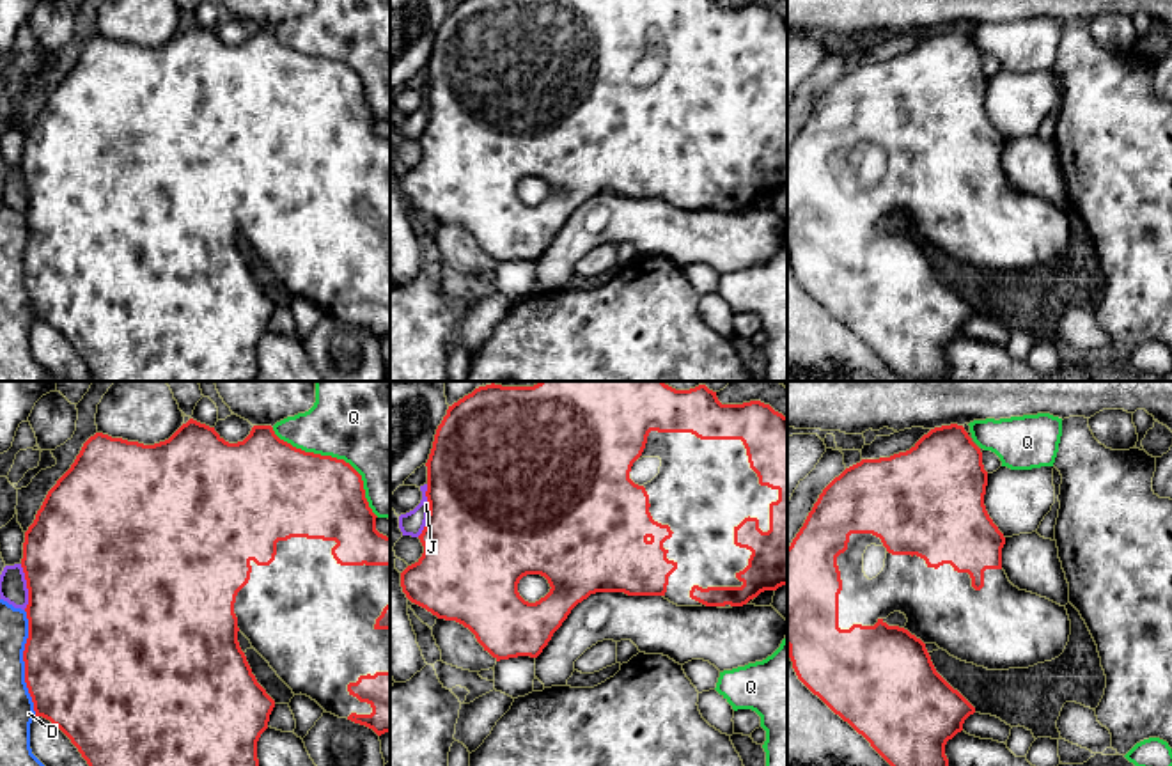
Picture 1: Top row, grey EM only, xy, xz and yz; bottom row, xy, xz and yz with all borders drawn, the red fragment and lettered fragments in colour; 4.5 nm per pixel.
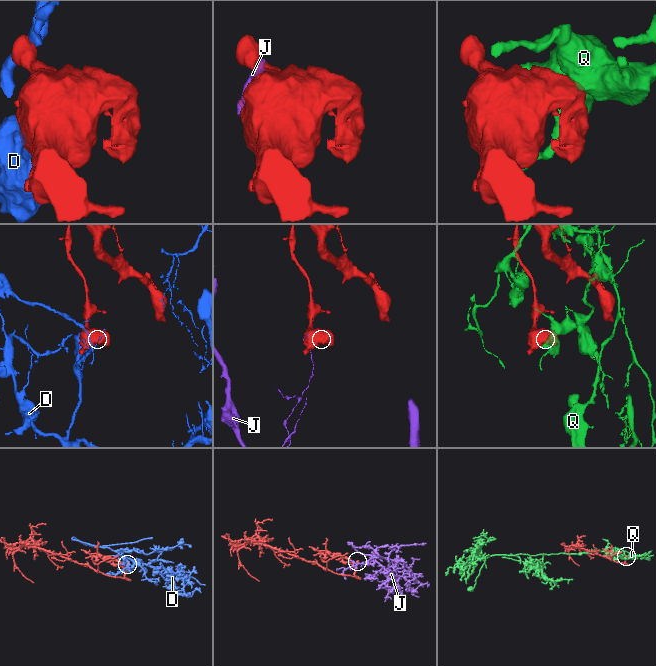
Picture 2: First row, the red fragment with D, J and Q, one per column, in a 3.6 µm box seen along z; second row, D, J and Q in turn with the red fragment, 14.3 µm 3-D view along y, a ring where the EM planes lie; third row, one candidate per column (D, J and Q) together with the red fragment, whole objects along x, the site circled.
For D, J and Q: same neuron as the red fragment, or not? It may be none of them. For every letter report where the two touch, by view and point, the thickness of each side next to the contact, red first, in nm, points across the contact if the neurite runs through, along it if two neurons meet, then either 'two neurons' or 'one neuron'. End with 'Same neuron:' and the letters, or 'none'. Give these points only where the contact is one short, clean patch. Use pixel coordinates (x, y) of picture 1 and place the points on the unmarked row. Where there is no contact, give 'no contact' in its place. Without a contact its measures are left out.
D: xy (25, 266) | 500/160 nm | two neurons
J: xz (429, 114) | 500/110 nm | two neurons
Q: xy (335, 61) | 400/400 nm | two neurons
Same neuron: none

